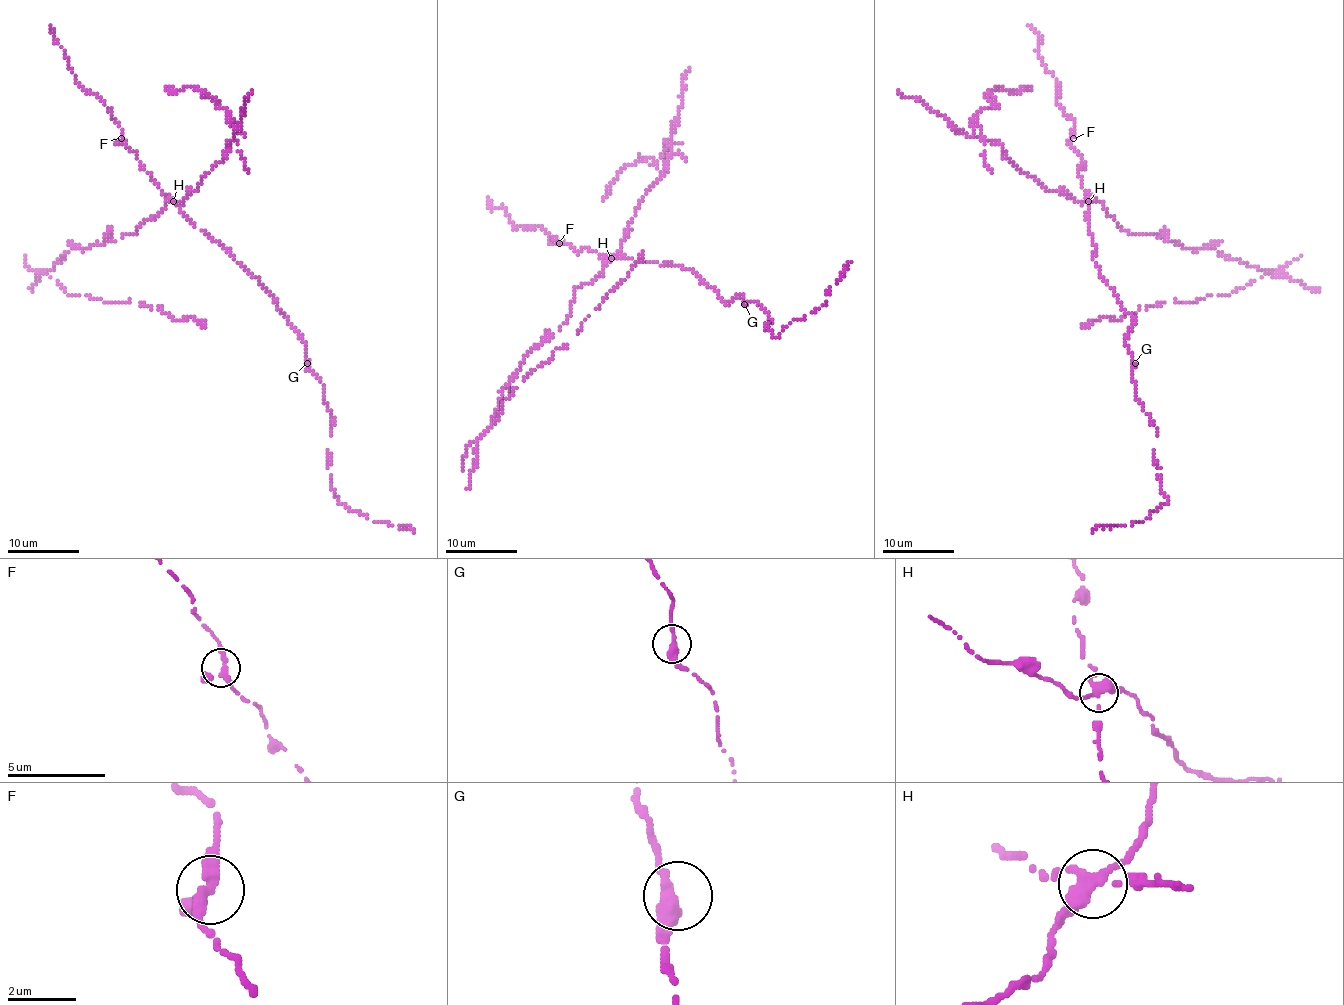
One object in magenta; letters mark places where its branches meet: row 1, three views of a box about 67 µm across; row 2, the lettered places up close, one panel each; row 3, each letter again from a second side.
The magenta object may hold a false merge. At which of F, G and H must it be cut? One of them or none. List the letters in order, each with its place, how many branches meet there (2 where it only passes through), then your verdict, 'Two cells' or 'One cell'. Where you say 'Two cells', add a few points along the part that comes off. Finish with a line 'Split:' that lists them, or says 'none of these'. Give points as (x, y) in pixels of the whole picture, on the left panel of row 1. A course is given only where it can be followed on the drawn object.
F: Place: (121, 138). Branches: 3. One cell
G: Place: (307, 363). Branches: 2. One cell
H: Place: (173, 201). Branches: 3. Two cells. Course of the part to remove: (174, 201), (165, 201), (159, 215), (134, 233), (73, 247), (48, 273), (73, 296), (139, 303), (206, 327)
Split: H

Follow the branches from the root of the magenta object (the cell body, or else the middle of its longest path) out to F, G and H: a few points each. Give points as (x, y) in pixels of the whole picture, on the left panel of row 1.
F: (184, 215), (175, 202), (161, 192), (121, 138)
G: (184, 215), (260, 282), (305, 343), (307, 363)
H: (184, 215), (174, 201)

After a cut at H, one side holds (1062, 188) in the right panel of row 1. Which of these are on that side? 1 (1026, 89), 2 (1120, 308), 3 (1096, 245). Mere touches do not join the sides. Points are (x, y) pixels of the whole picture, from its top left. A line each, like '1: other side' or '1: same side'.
1: same side
2: other side
3: other side

